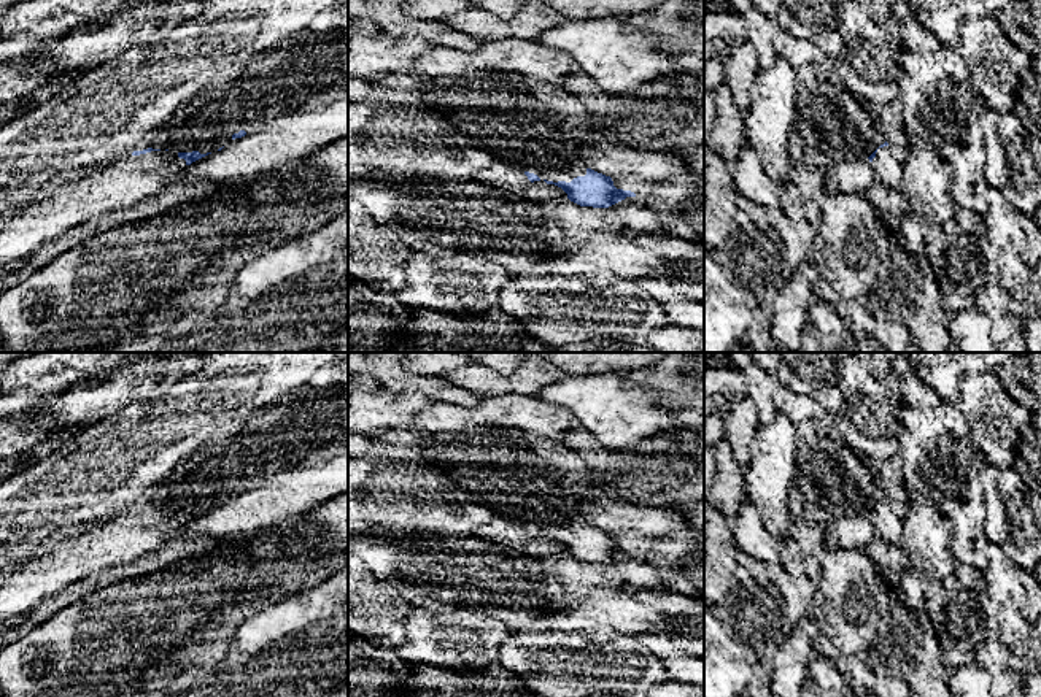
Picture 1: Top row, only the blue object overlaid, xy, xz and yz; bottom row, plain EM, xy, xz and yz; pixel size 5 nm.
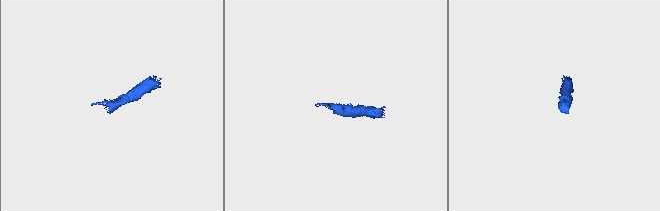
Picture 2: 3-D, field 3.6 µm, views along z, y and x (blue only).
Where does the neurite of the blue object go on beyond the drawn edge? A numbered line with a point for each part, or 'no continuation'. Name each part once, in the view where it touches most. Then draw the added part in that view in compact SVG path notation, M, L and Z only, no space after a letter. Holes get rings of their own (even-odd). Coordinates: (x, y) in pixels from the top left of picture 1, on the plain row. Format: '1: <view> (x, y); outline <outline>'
1: xy (127, 537); outline M151 506L56 541L45 556L29 559L0 583L0 622L27 613L75 581L156 553L184 522L176 506Z

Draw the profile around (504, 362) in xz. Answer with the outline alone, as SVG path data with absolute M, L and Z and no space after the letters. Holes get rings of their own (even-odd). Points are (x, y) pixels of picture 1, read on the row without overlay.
M462 352L462 354L491 370L510 373L524 360L537 356L547 356L548 352Z

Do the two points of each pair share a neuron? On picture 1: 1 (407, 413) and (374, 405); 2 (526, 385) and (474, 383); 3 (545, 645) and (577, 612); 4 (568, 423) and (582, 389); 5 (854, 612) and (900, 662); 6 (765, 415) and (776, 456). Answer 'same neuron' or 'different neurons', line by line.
1: same neuron
2: same neuron
3: different neurons
4: different neurons
5: same neuron
6: different neurons

